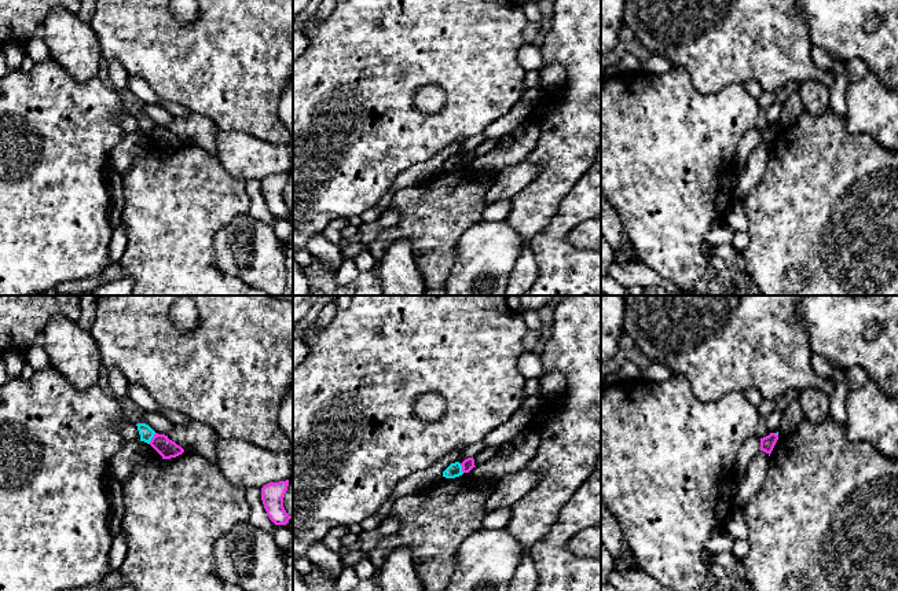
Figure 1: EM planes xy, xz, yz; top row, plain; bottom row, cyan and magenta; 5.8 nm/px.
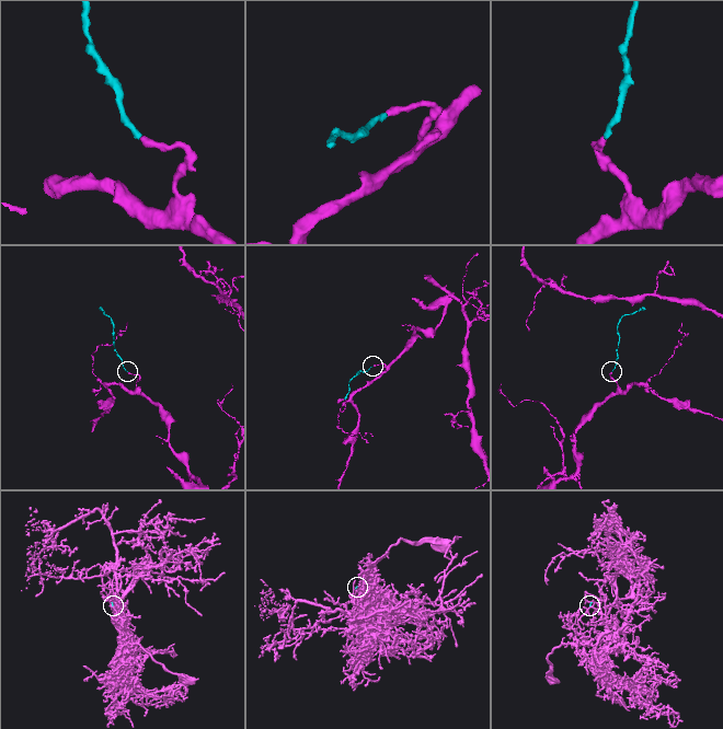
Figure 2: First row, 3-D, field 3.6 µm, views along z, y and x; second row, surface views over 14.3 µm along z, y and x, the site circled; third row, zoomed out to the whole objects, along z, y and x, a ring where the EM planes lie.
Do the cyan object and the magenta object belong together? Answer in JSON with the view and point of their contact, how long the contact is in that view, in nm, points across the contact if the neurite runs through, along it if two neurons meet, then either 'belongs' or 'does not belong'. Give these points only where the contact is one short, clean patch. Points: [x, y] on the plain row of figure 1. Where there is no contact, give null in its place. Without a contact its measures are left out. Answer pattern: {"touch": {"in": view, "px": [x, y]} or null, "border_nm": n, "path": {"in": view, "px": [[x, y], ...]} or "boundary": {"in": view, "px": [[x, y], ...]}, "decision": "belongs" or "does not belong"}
{"touch": {"in": "xy", "px": [151, 129]}, "border_nm": 80, "boundary": {"in": "xy", "px": [[156, 125], [149, 135]]}, "decision": "does not belong"}

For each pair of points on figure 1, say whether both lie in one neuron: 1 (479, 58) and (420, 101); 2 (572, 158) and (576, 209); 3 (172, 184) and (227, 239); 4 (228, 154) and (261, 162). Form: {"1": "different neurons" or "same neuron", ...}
{"1": "different neurons", "2": "different neurons", "3": "different neurons", "4": "same neuron"}

